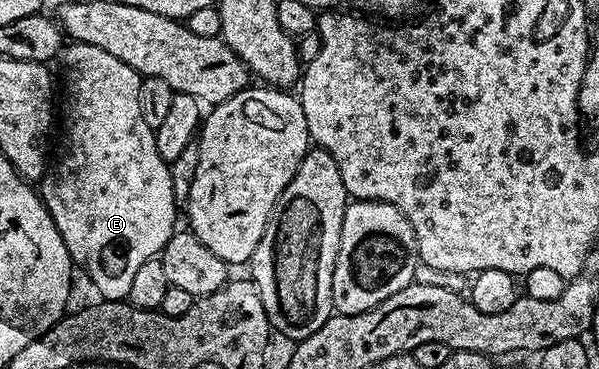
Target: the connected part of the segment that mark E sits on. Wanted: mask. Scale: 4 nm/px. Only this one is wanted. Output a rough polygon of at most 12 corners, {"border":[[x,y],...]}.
{"border":[[60,55],[66,158],[41,179],[71,263],[129,299],[180,210],[124,60]]}

